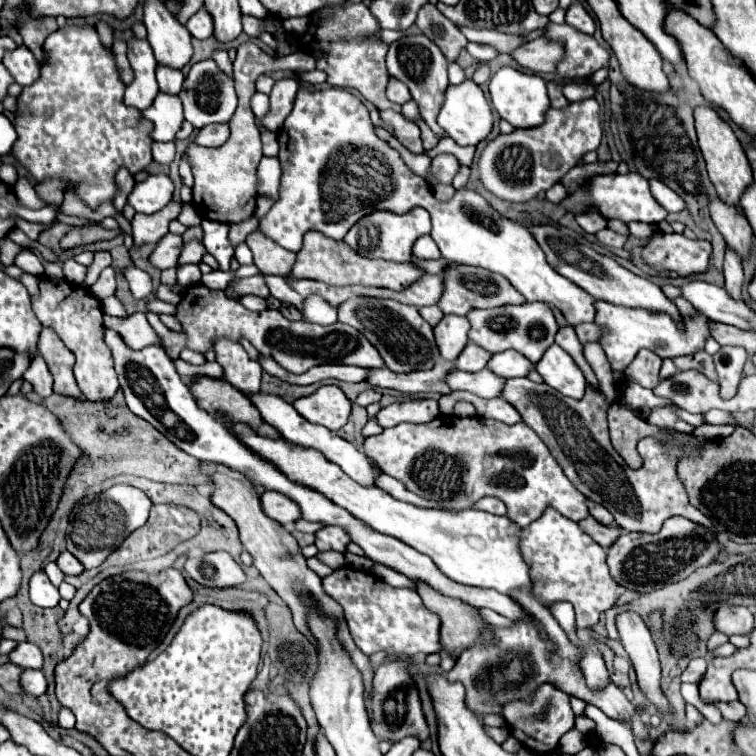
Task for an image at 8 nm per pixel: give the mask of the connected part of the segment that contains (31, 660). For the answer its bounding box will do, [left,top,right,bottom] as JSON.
[10,641,44,669]

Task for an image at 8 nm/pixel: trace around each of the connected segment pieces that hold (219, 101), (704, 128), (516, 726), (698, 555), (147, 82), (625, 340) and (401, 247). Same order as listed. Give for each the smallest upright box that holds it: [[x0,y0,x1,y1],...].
[[180,59,236,129],[694,107,752,205],[502,685,574,755],[578,517,722,593],[124,39,158,111],[594,301,712,371],[344,207,432,263]]

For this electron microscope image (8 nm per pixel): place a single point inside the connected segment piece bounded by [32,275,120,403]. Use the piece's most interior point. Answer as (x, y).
(73, 312)

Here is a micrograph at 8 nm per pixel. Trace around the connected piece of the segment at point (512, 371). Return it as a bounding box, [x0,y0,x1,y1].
[488,351,534,379]

